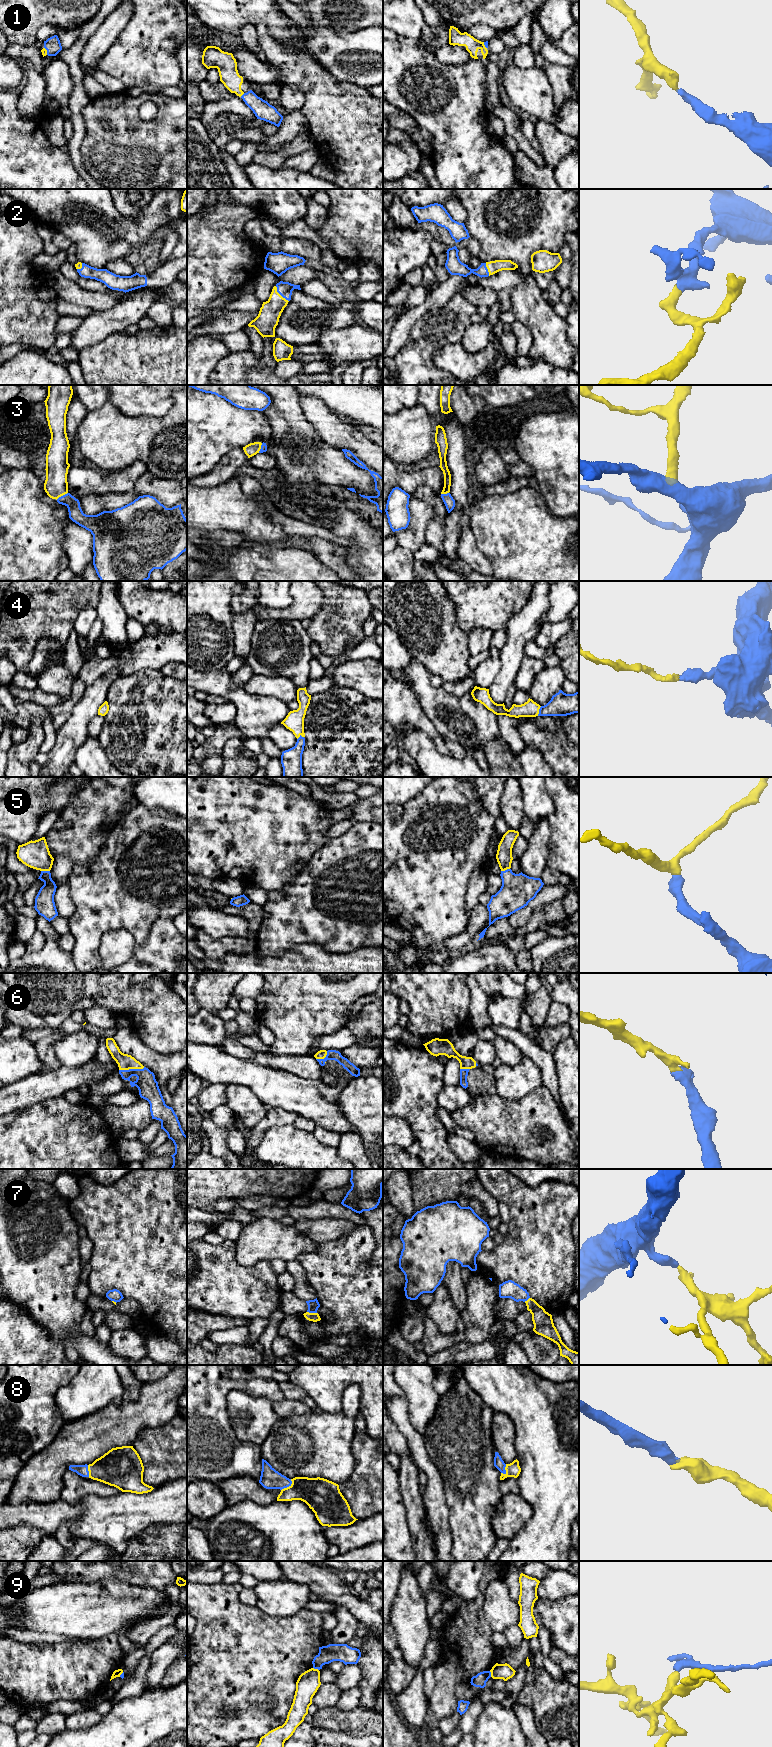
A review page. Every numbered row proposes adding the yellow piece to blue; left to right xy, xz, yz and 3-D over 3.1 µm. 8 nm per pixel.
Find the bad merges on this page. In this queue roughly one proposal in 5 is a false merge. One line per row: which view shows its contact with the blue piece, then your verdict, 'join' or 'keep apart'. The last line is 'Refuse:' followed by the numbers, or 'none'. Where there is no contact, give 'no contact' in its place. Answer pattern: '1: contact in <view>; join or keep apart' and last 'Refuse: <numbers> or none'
1: contact in xz; join
2: contact in xz; join
3: contact in xy; join
4: contact in yz; join
5: contact in xy; join
6: contact in xy; join
7: contact in xz; join
8: contact in xz; join
9: contact in xz; keep apart
Refuse: 9

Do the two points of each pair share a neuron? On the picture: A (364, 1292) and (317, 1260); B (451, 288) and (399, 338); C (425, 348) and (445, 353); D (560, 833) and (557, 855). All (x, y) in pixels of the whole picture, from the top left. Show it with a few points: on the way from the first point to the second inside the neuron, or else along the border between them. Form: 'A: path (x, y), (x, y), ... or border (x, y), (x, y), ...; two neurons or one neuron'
A: path (352, 1288), (334, 1270), (329, 1269); one neuron
B: path (436, 298), (418, 311), (406, 323); one neuron
C: border (450, 342), (432, 355), (432, 362), (445, 371); two neurons
D: path (560, 838), (560, 850); one neuron

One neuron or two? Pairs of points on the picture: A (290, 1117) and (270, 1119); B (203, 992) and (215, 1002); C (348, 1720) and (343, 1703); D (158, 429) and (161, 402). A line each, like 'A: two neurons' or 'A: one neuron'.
A: one neuron
B: one neuron
C: two neurons
D: two neurons

